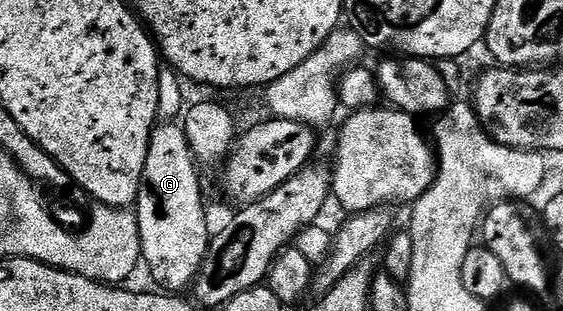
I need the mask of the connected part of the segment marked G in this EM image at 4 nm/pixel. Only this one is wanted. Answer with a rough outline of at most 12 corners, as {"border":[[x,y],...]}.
{"border":[[183,127],[152,130],[134,205],[161,289],[193,287],[210,231]]}

